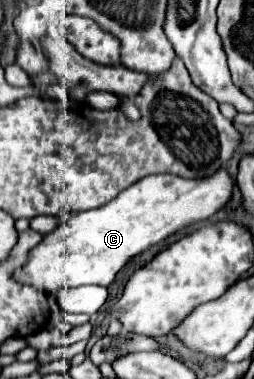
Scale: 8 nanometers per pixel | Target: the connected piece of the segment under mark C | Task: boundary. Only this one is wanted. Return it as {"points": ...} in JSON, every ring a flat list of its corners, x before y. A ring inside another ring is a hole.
{"points":[[219,168,213,176,205,180,185,180,181,176,173,174,153,174,139,182,135,182,129,190,123,190,113,202,99,206,95,210,79,212,73,216,73,220,63,222,55,232,47,234,39,246,33,248,29,262,17,272,17,278,23,284,33,284,35,288,41,288,45,292,57,292,61,288,75,288,83,284,99,284,109,286,115,278,115,274,137,254,149,250,151,246,159,244,173,232,185,228,187,224,203,222,215,212,219,212,233,196,235,180,227,172,227,168]]}

